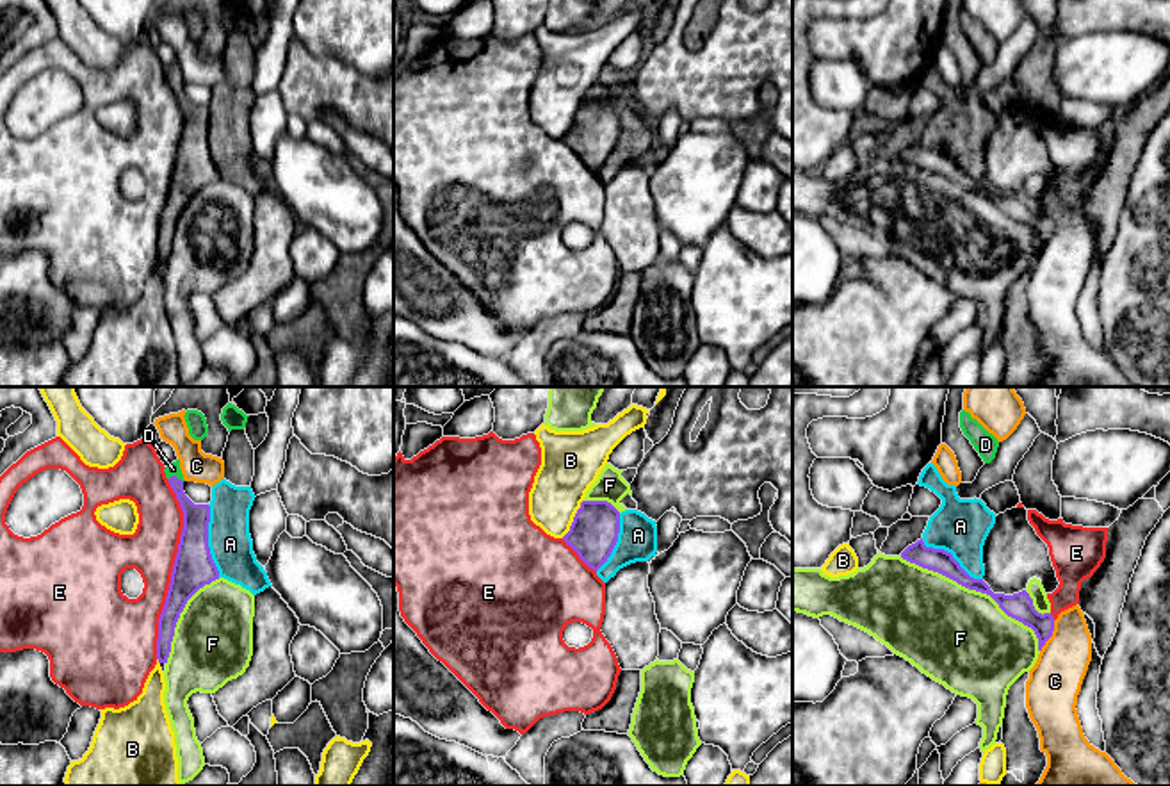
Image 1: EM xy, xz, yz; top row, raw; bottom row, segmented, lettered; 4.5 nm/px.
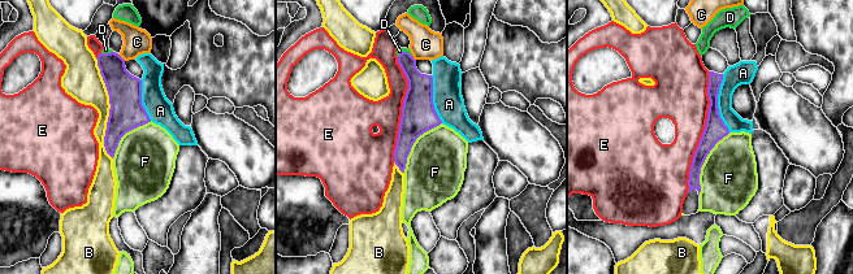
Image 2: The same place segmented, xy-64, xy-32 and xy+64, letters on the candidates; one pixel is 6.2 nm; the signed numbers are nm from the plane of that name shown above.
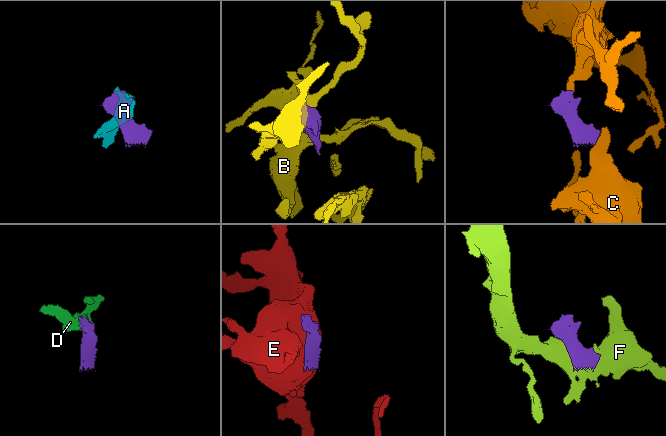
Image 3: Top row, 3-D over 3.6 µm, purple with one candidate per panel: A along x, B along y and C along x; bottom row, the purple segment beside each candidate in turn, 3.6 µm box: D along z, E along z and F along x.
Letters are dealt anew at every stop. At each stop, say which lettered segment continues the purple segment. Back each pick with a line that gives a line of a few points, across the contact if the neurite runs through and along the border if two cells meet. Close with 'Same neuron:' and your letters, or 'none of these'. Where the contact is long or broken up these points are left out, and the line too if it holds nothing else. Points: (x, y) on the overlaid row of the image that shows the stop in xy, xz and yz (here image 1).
Same neuron: D

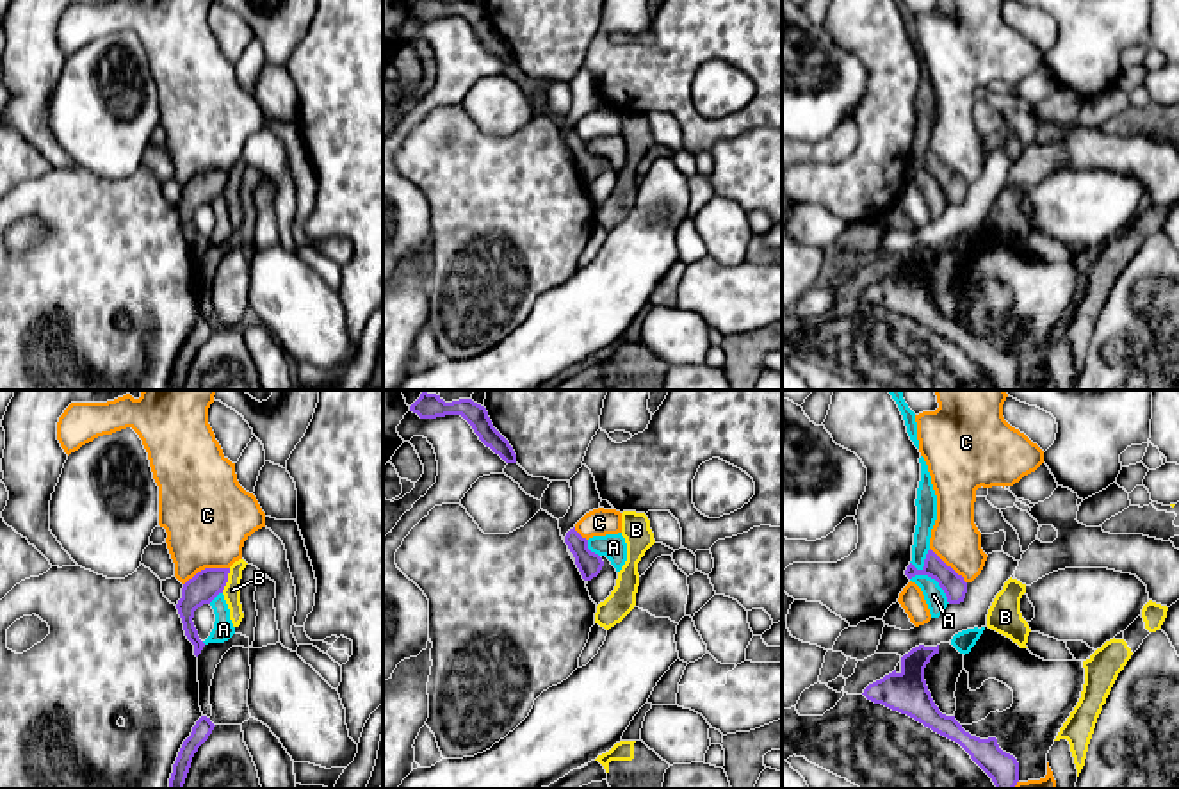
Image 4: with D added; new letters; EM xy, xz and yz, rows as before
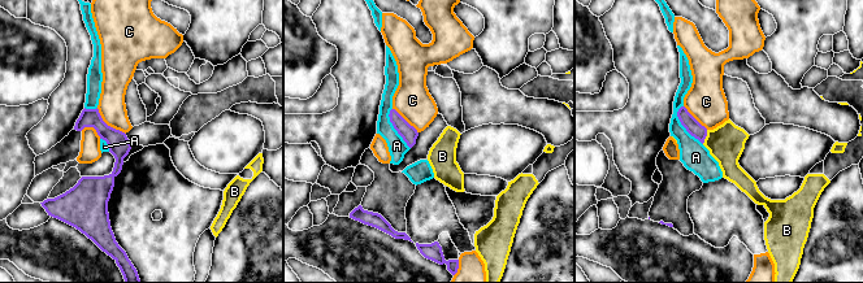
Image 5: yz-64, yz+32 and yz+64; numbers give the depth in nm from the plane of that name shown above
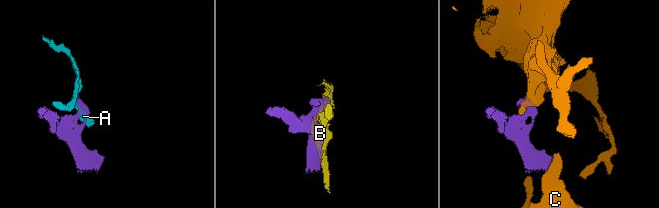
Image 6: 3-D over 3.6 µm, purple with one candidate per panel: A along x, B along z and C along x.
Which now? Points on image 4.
Same neuron: none of these

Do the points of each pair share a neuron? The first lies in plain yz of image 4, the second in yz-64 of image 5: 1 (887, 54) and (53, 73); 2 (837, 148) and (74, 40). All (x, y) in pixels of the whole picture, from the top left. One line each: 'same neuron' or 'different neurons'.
1: different neurons
2: different neurons

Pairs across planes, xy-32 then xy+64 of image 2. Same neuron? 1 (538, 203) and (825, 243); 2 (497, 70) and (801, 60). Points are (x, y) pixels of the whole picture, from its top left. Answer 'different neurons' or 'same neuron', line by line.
1: different neurons
2: same neuron

